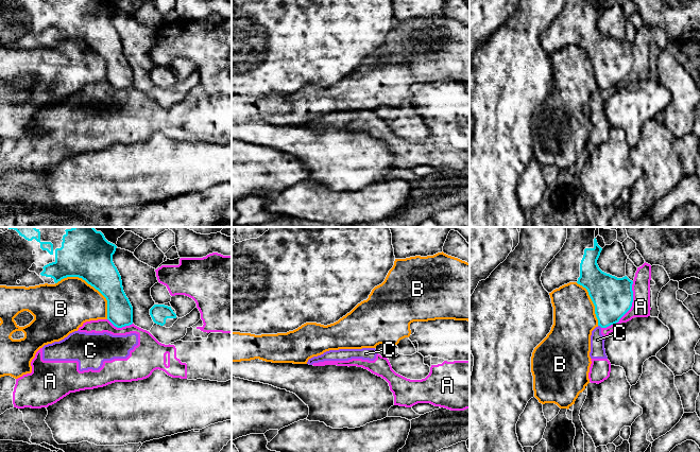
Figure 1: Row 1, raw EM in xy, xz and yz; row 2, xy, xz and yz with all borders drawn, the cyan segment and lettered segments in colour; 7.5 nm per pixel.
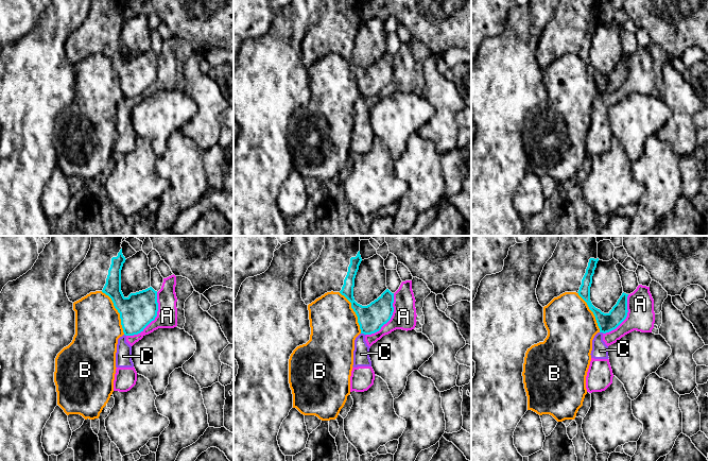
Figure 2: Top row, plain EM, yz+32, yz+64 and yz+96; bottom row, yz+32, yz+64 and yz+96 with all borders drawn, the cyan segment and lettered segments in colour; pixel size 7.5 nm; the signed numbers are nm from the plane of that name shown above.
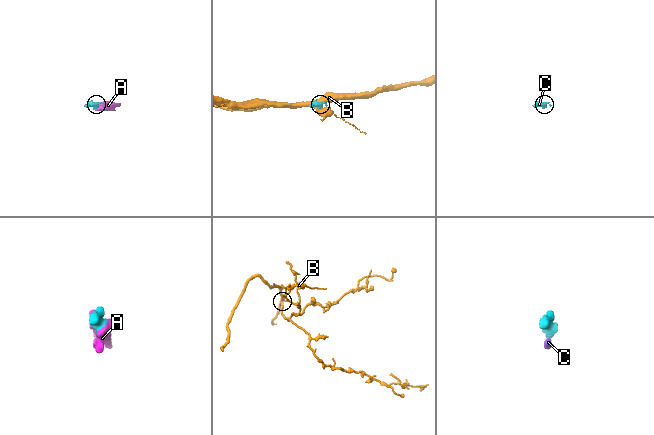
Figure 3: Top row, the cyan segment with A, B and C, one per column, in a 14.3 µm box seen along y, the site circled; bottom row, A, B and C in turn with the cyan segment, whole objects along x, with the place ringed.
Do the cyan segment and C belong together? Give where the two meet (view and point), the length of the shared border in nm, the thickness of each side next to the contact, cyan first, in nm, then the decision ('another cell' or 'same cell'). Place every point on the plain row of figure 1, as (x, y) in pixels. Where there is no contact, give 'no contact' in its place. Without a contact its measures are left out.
contact yz (600, 88); length 40 nm; calibres 300 and 110 nm; another cell

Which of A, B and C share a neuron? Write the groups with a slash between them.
A C / B

